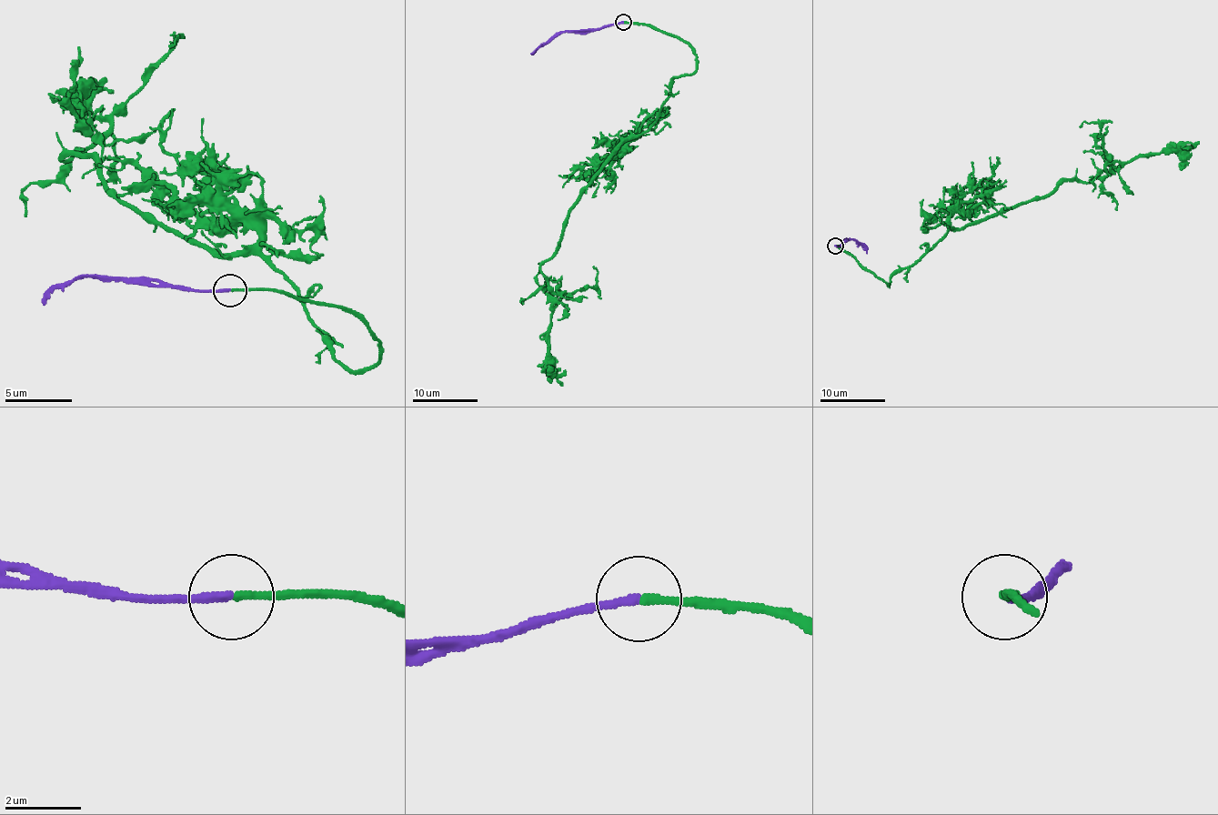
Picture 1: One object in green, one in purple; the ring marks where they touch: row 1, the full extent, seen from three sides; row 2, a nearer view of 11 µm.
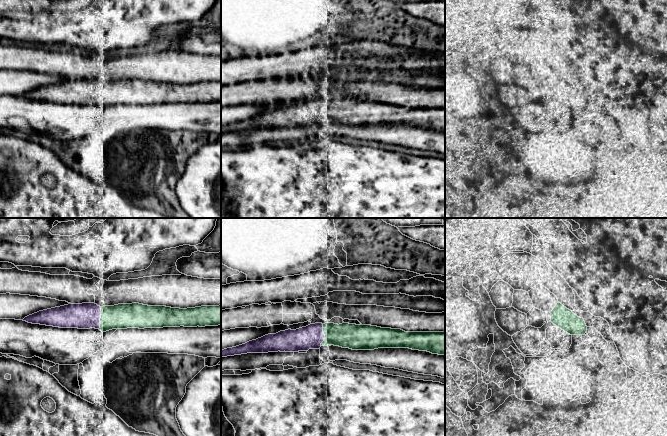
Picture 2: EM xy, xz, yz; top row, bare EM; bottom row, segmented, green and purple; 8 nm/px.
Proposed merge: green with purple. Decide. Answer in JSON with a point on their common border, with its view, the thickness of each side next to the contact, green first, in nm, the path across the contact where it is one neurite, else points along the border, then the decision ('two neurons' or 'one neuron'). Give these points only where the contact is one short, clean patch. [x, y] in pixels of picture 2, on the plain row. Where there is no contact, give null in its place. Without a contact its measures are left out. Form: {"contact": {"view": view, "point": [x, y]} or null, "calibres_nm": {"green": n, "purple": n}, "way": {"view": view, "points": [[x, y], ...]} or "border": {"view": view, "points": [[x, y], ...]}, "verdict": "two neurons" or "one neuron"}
{"contact": {"view": "xy", "point": [100, 94]}, "calibres_nm": {"green": 200, "purple": 200}, "verdict": "one neuron"}

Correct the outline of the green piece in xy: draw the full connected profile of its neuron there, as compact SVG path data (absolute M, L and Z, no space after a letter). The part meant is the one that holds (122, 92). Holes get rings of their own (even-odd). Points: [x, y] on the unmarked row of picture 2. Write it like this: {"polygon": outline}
{"polygon": "M95 79L68 80L29 91L23 95L28 99L59 104L99 105L106 108L112 105L127 104L163 104L163 103L205 103L221 101L221 81L195 84L171 84L166 82L148 82L139 79L118 80L100 83Z"}

